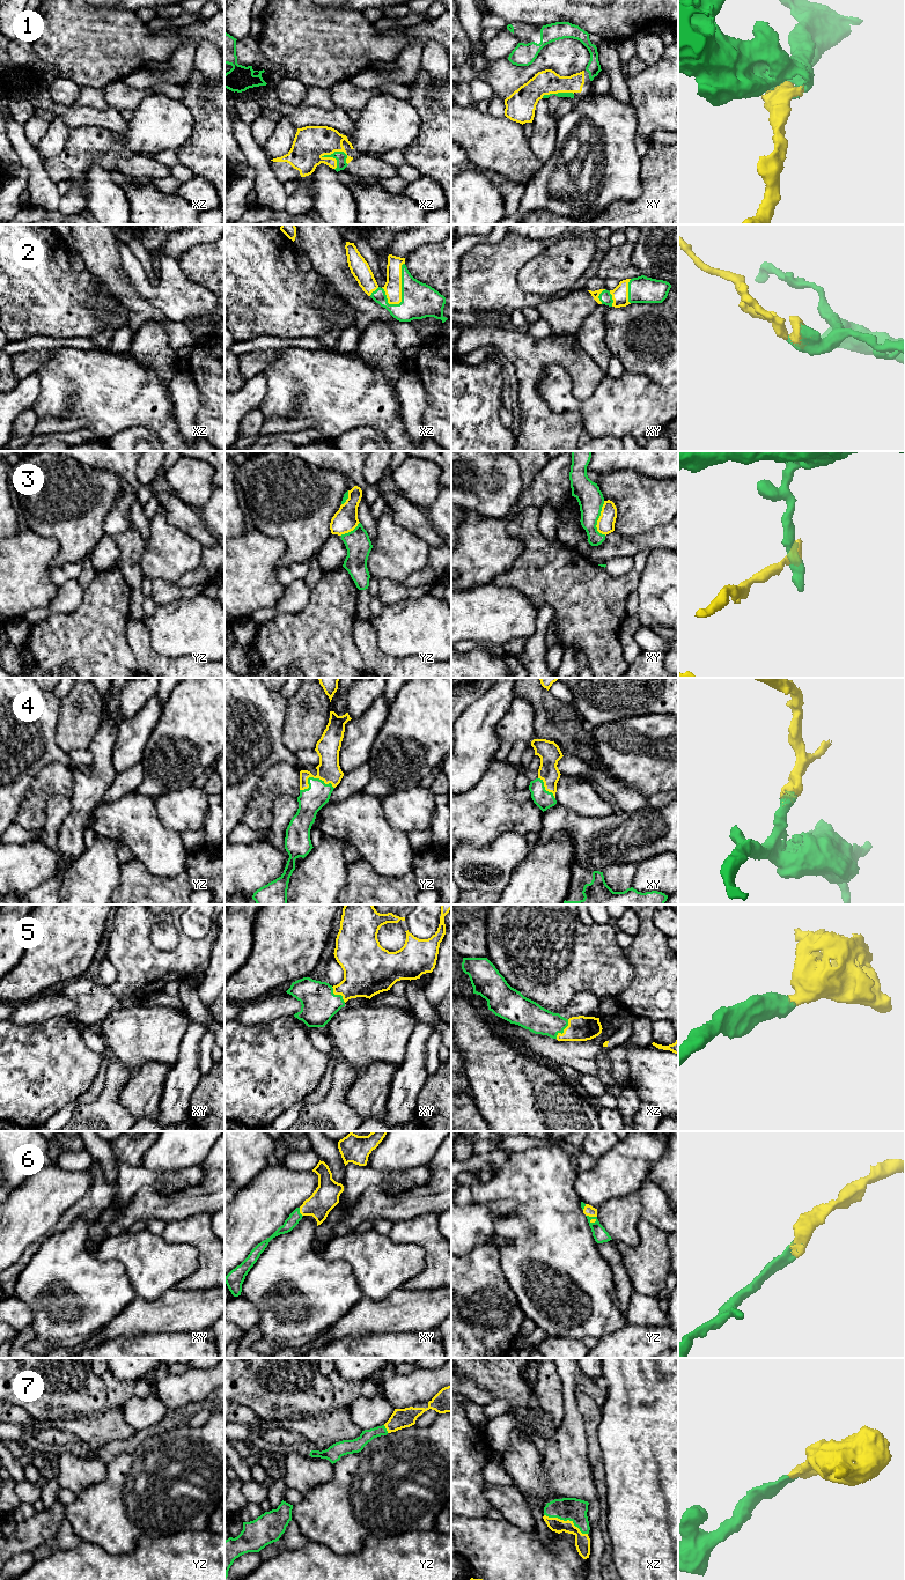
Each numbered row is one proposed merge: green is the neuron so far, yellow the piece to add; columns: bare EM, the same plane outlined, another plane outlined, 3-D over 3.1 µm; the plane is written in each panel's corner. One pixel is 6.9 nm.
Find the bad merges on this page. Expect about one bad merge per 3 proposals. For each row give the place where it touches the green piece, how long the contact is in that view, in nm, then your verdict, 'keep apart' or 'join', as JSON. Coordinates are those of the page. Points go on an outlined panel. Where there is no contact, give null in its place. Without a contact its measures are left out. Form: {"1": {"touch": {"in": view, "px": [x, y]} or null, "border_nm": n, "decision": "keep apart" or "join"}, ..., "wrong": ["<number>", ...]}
{"1": {"touch": {"in": "xz", "px": [338, 152]}, "border_nm": 200, "decision": "join"}, "2": {"touch": {"in": "xz", "px": [402, 288]}, "border_nm": 320, "decision": "join"}, "3": {"touch": {"in": "xy", "px": [598, 517]}, "border_nm": 240, "decision": "keep apart"}, "4": {"touch": {"in": "yz", "px": [313, 777]}, "border_nm": 240, "decision": "join"}, "5": {"touch": {"in": "xz", "px": [564, 1028]}, "border_nm": 160, "decision": "join"}, "6": {"touch": {"in": "yz", "px": [591, 1217]}, "border_nm": 90, "decision": "join"}, "7": {"touch": {"in": "xz", "px": [566, 1520]}, "border_nm": 340, "decision": "join"}, "wrong": ["3"]}

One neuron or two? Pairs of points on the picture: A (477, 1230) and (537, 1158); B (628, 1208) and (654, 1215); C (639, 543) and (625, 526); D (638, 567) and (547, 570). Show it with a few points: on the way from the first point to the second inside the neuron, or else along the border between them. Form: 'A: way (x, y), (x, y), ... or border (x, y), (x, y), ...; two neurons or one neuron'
A: border (476, 1203), (513, 1200), (517, 1206); two neurons
B: border (637, 1190), (641, 1196), (642, 1217); two neurons
C: border (659, 525), (631, 537), (623, 537), (613, 531); two neurons
D: way (617, 584), (571, 583); one neuron

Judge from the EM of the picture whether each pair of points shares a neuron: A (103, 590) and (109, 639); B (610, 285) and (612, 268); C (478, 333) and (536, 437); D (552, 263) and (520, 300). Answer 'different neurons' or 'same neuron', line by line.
A: same neuron
B: different neurons
C: same neuron
D: different neurons

